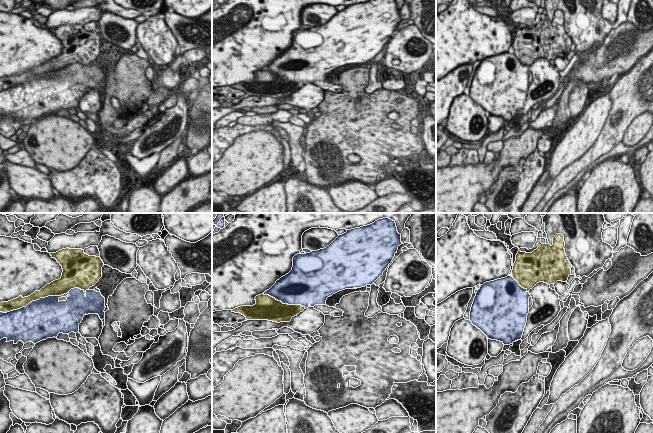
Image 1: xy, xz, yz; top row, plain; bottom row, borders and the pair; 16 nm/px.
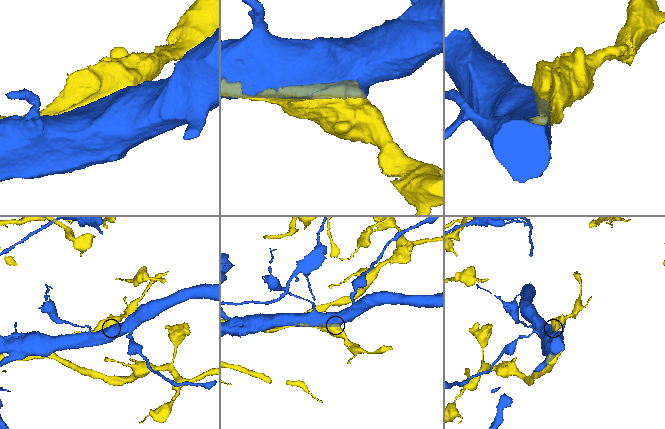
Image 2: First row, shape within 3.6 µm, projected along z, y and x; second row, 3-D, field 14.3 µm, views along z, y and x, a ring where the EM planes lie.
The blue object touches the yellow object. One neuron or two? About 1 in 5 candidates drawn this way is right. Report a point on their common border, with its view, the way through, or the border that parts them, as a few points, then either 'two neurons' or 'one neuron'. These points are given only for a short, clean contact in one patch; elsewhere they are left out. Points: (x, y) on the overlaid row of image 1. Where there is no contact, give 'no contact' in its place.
contact xy (45, 297); two neurons

